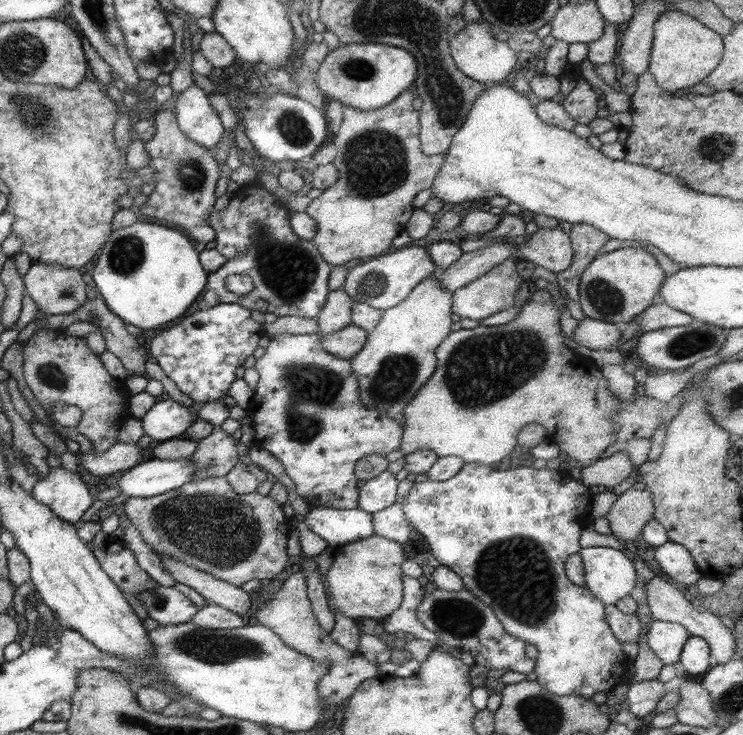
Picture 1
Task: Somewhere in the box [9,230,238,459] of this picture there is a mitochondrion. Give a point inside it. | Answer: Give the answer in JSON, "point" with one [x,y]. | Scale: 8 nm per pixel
{"point":[126,254]}

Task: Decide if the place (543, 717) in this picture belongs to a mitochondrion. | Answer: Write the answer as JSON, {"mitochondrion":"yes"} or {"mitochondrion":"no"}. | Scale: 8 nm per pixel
{"mitochondrion":"yes"}

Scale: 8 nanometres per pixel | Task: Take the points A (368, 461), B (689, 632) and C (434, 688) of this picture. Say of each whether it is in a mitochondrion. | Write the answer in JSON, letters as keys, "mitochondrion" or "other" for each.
{"A":"other","B":"other","C":"other"}

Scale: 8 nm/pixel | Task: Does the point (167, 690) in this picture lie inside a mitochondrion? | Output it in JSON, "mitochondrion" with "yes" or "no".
{"mitochondrion":"no"}

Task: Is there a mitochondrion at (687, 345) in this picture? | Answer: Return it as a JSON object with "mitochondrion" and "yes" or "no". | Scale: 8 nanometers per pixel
{"mitochondrion":"yes"}

